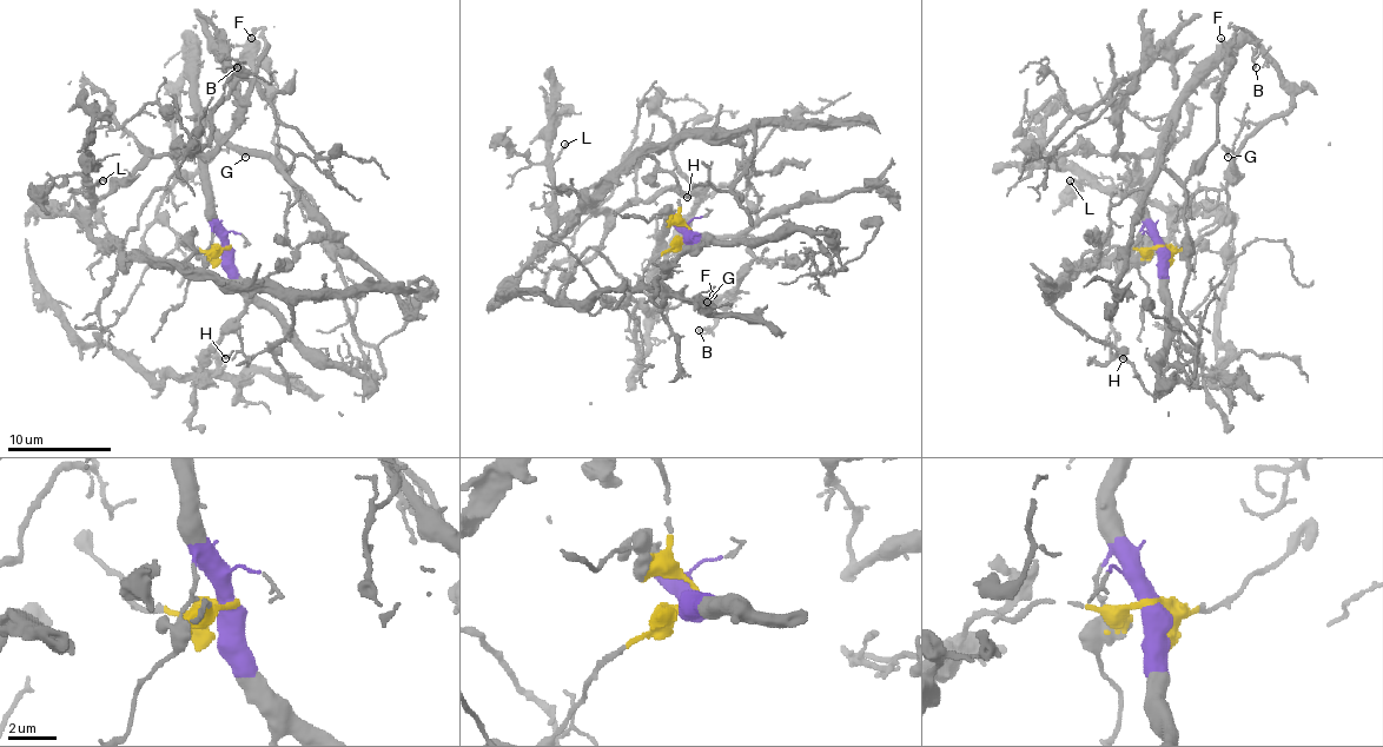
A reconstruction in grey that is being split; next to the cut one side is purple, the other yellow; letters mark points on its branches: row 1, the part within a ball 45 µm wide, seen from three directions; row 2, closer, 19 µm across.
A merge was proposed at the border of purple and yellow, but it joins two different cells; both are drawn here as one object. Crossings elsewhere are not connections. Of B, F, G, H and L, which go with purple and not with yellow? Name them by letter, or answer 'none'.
B, F, G

